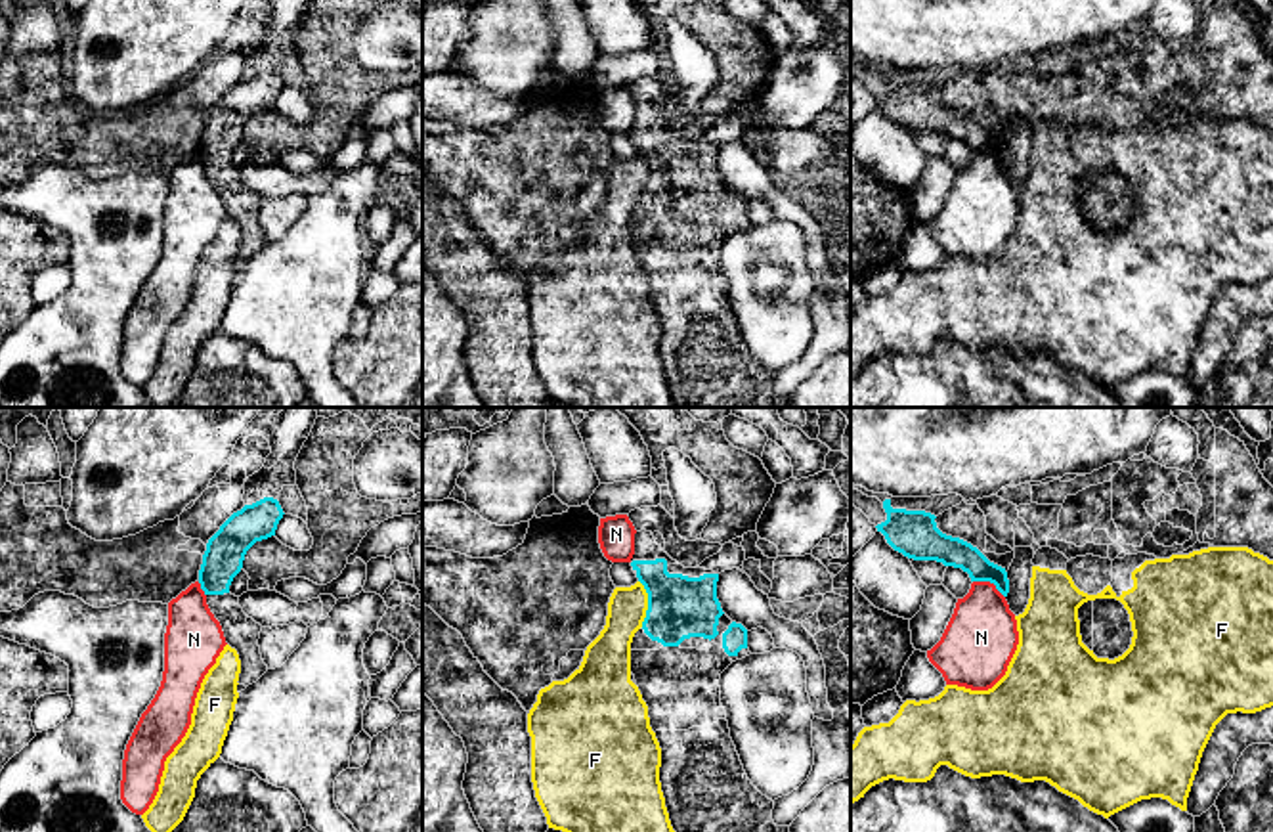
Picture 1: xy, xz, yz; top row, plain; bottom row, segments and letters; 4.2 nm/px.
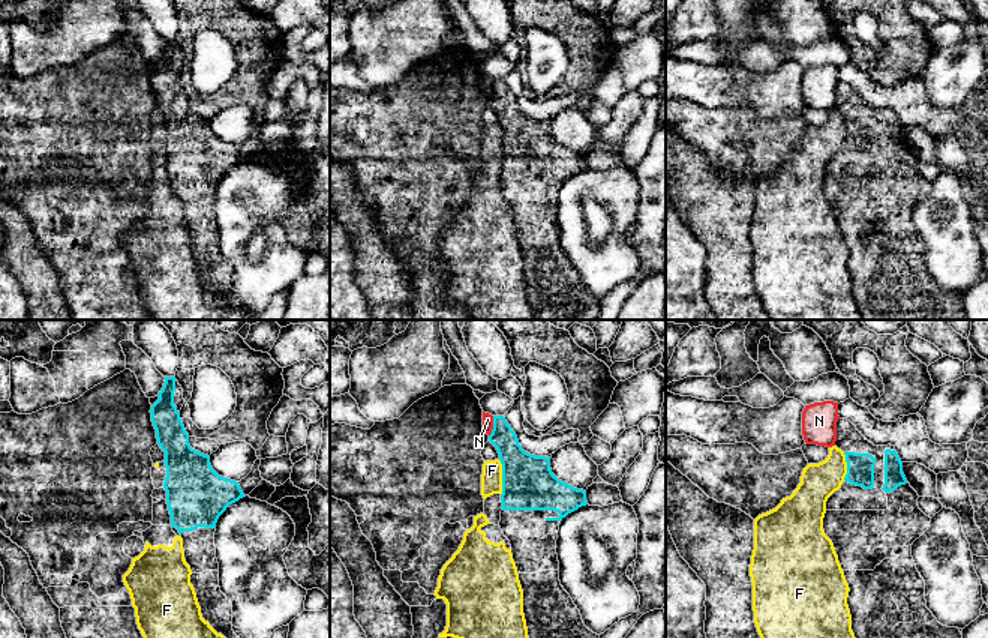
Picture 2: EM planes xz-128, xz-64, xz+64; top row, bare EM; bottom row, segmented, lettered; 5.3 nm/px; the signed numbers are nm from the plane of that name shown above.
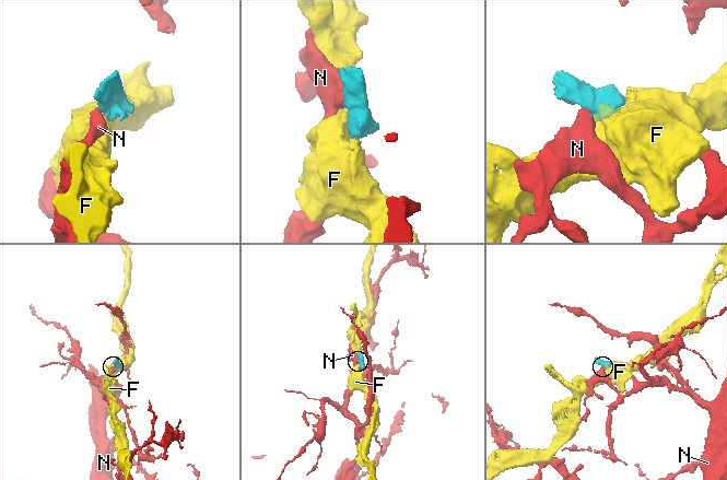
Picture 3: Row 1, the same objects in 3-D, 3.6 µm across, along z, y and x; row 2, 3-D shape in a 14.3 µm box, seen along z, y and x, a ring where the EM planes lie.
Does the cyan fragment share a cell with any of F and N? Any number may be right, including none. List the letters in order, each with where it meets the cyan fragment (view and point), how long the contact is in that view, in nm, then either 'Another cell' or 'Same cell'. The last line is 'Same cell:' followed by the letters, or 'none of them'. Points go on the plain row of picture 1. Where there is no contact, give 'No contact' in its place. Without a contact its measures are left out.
F: Touches cyan at xz (648, 175). Shared border 200 nm. Another cell
N: Touches cyan at yz (991, 153). Shared border 150 nm. Another cell
Same cell: none of them

